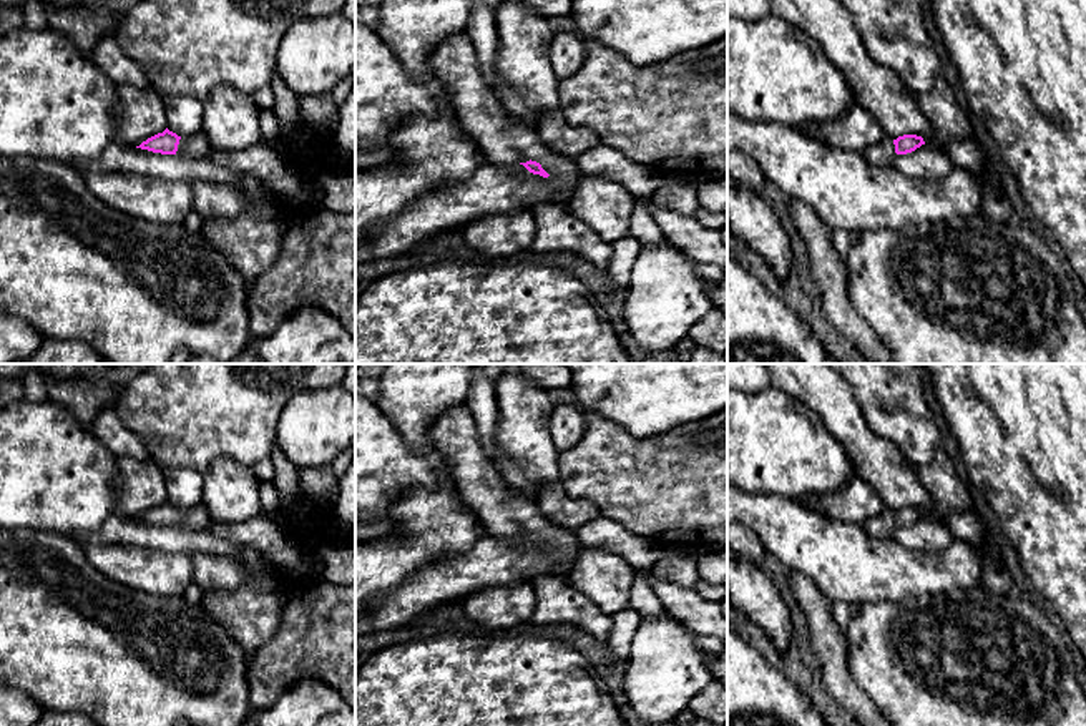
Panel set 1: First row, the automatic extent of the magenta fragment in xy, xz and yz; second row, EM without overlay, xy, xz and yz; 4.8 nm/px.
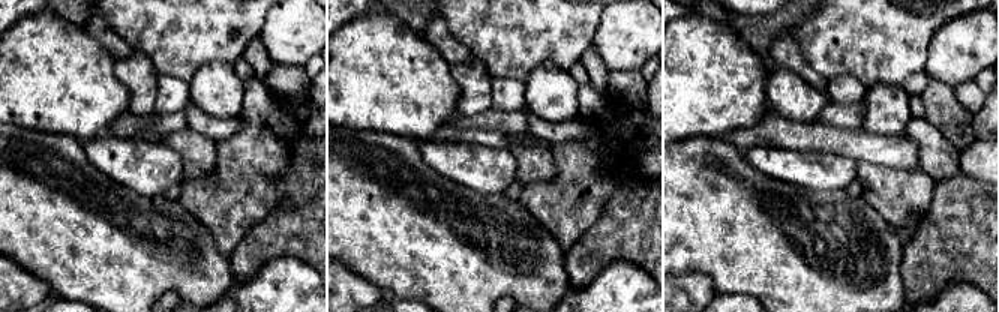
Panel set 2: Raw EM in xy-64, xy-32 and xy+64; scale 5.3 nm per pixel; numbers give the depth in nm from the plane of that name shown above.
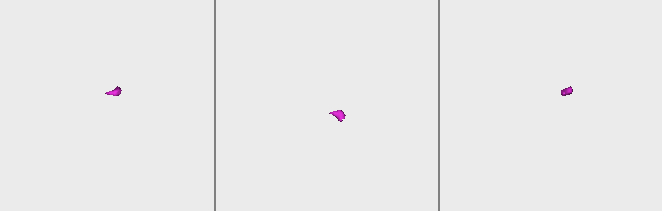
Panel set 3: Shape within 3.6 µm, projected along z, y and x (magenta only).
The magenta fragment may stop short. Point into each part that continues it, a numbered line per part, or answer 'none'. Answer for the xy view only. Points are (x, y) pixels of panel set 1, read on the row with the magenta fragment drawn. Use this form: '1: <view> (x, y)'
1: xy (196, 145)

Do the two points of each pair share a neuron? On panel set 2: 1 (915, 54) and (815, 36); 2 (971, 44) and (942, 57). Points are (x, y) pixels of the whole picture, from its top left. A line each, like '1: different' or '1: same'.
1: same
2: same

